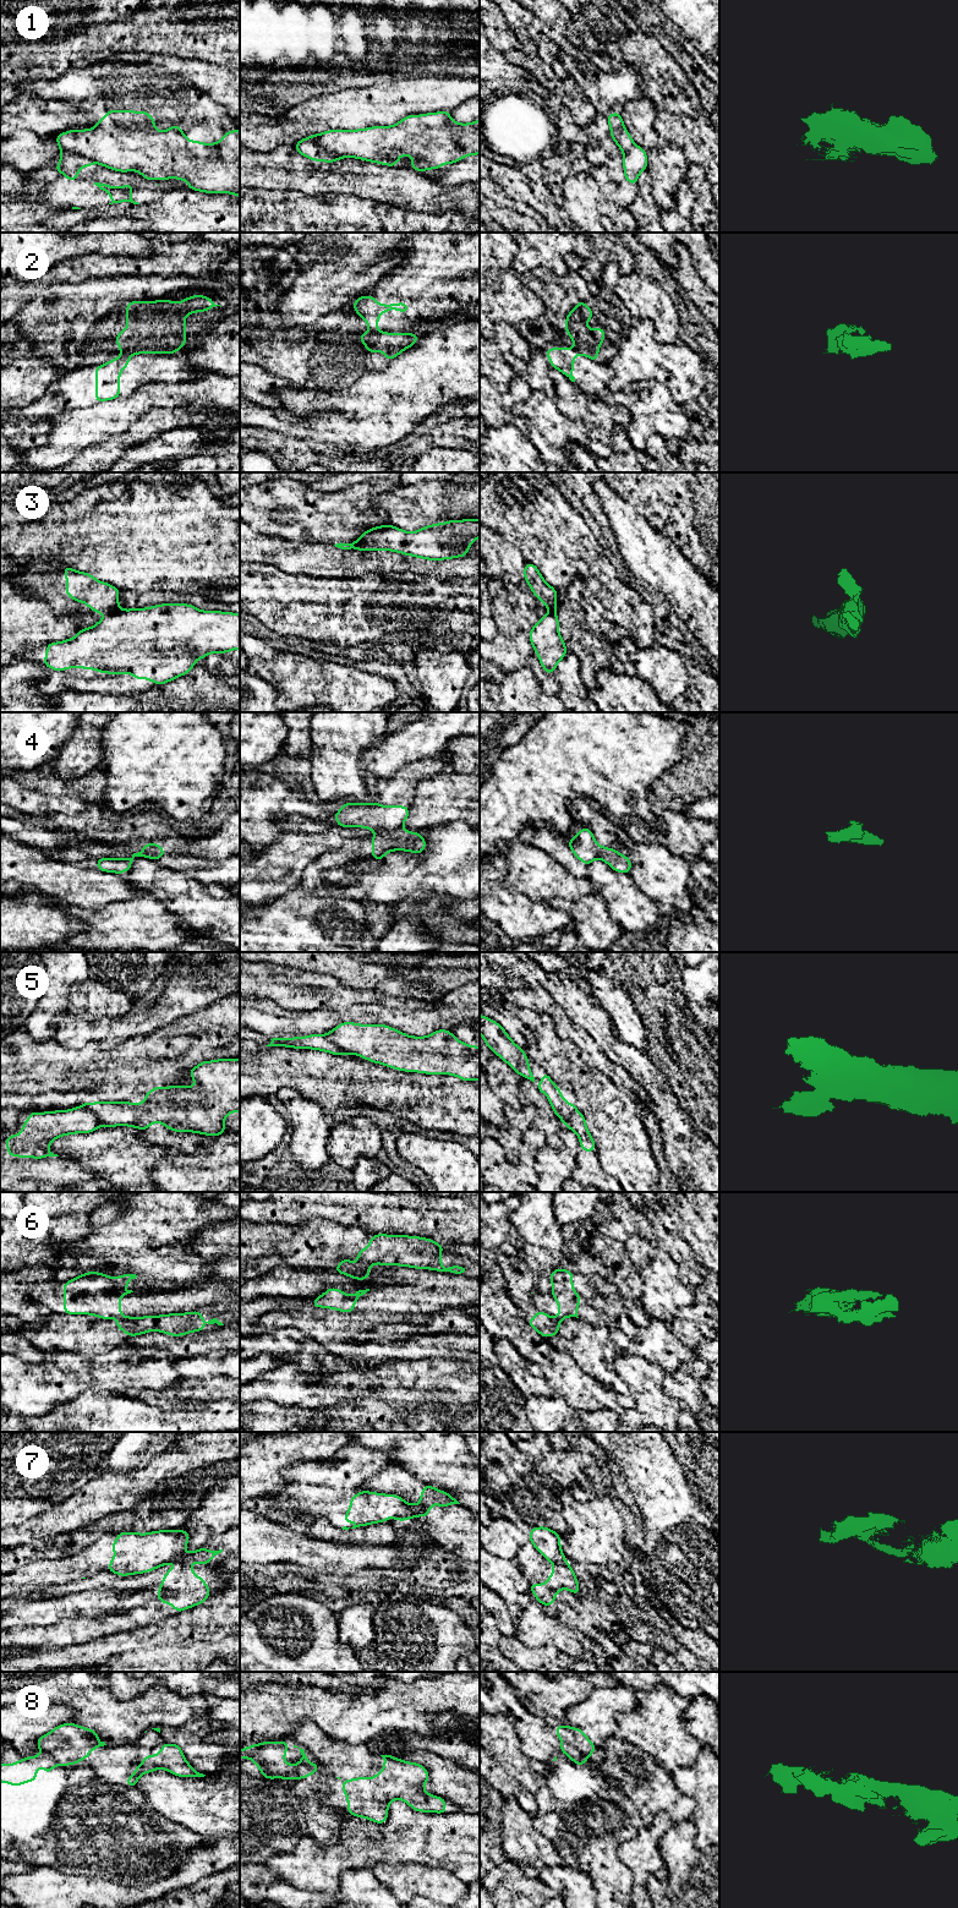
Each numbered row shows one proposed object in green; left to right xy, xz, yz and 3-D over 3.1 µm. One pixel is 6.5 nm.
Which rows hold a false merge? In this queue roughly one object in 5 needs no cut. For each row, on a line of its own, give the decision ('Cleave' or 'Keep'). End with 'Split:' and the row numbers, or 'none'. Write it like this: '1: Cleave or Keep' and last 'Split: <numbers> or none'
1: Cleave
2: Cleave
3: Cleave
4: Cleave
5: Cleave
6: Cleave
7: Cleave
8: Cleave
Split: 1, 2, 3, 4, 5, 6, 7, 8

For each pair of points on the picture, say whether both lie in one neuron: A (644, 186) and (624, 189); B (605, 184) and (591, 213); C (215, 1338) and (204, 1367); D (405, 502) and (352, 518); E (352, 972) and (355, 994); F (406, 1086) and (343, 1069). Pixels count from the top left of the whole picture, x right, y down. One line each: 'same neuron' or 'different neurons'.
A: different neurons
B: different neurons
C: different neurons
D: different neurons
E: different neurons
F: same neuron

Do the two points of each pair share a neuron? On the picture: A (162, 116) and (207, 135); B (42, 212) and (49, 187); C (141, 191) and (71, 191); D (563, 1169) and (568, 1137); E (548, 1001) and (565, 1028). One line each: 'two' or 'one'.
A: one
B: two
C: one
D: one
E: one

